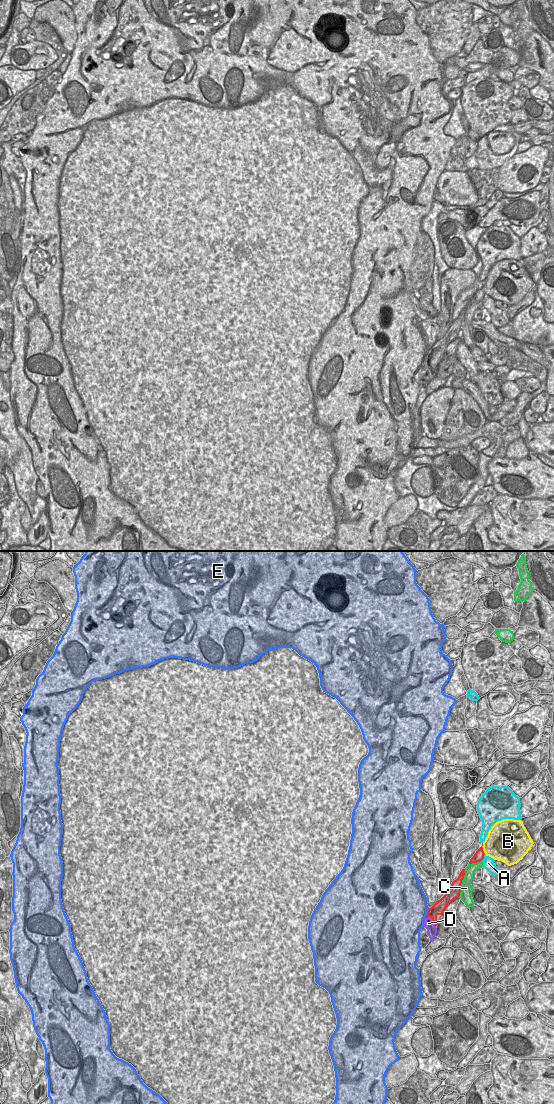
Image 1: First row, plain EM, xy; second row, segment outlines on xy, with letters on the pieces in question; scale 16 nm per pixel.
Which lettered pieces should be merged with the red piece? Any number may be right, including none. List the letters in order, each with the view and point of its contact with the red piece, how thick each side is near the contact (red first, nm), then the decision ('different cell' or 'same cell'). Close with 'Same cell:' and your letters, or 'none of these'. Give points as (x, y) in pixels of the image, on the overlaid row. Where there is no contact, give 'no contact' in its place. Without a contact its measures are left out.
A: contact xy (483, 857); calibres 160 and 190 nm; different cell
B: contact xy (482, 849); calibres 160 and 440 nm; different cell
C: contact xy (461, 883); calibres 200 and 190 nm; different cell
D: contact xy (432, 920); calibres 200 and 160 nm; same cell
E: contact xy (428, 912); calibres 200 and 460 nm; different cell
Same cell: D

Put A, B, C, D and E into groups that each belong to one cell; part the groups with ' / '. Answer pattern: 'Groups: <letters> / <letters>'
Groups: A / B / C / D / E

